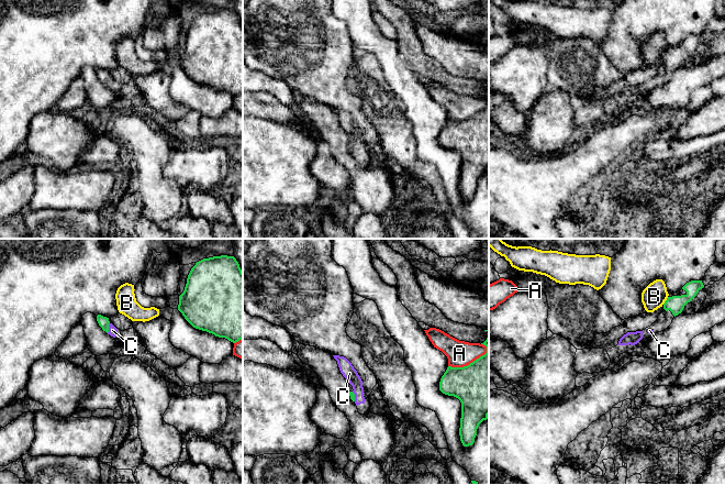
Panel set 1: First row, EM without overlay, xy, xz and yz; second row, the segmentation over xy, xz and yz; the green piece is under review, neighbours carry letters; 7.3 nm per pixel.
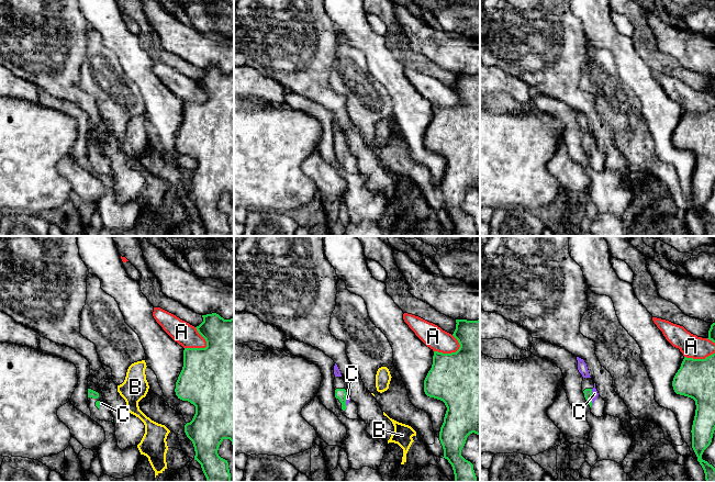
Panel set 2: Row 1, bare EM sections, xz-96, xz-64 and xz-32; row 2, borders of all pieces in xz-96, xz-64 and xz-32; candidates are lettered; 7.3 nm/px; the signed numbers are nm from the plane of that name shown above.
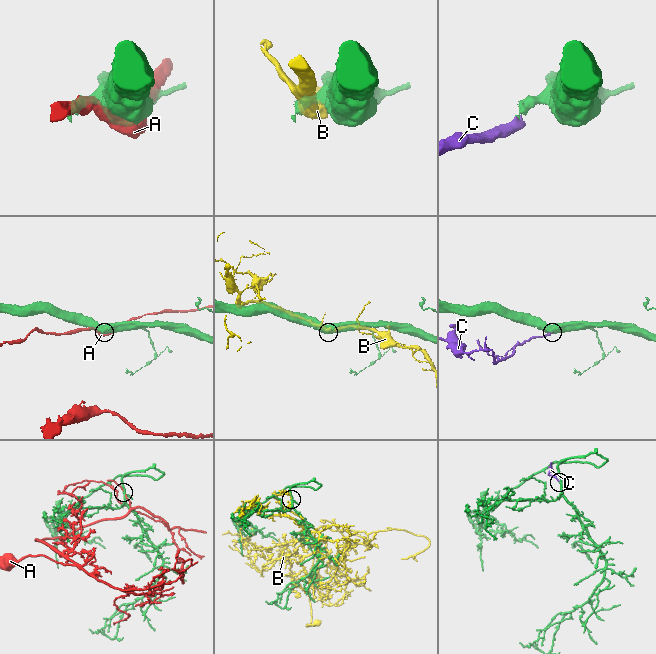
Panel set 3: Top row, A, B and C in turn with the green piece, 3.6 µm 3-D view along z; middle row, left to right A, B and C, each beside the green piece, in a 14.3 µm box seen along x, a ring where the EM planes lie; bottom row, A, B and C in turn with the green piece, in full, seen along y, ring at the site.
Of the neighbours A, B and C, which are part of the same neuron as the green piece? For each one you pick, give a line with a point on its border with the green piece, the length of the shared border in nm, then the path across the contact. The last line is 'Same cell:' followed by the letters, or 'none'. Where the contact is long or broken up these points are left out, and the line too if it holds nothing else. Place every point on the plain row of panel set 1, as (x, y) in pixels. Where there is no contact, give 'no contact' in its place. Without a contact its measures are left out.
C: contact xy (108, 81); length 80 nm
Same cell: C

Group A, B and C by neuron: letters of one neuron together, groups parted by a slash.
A / B / C

